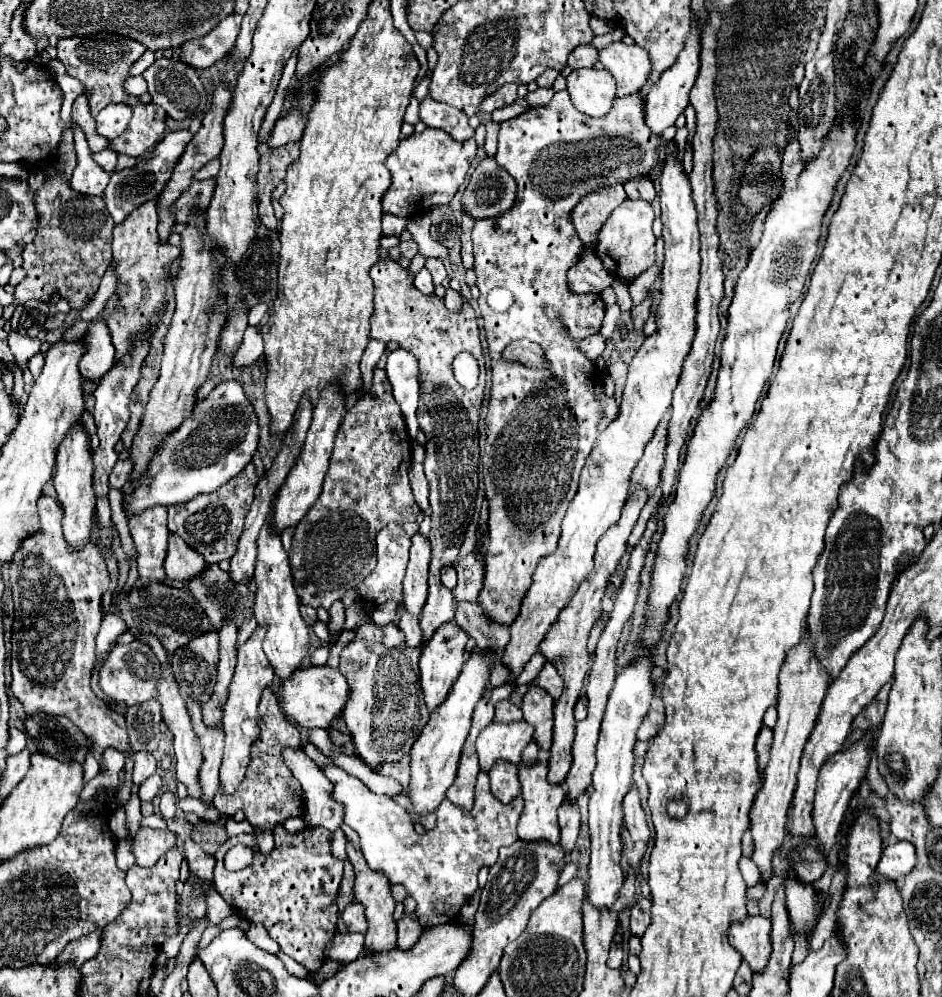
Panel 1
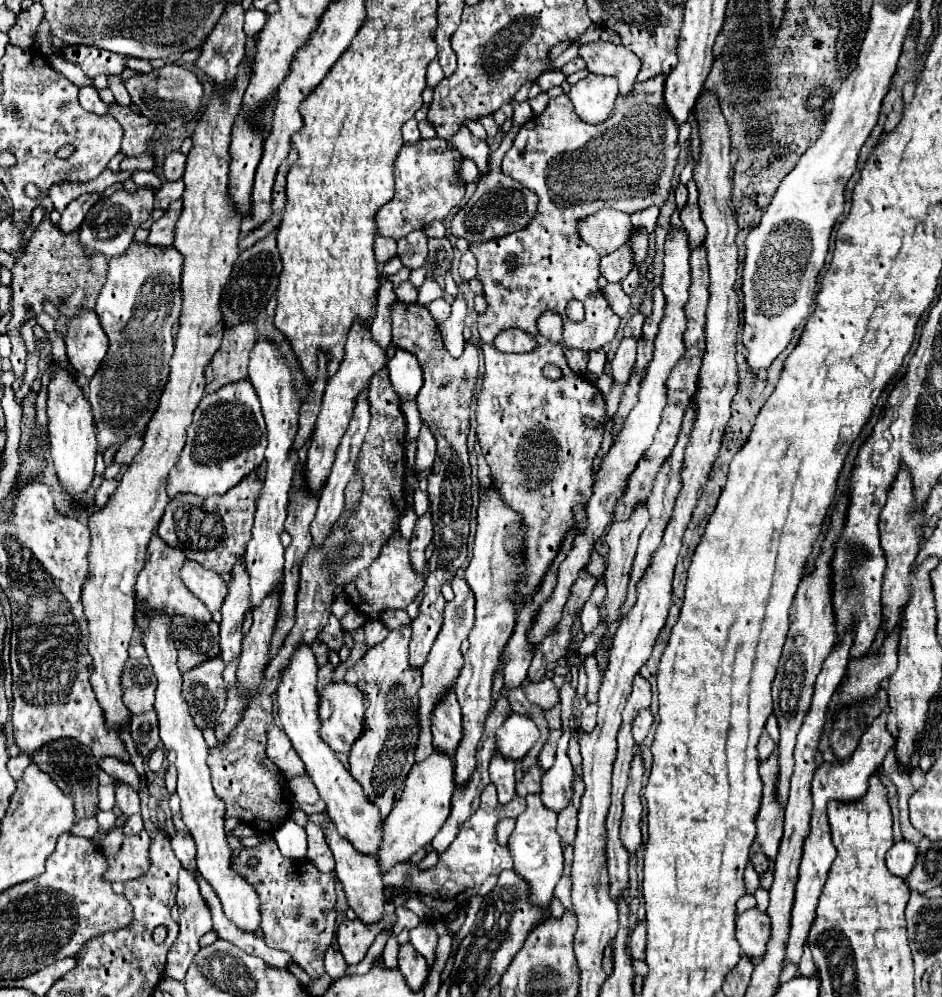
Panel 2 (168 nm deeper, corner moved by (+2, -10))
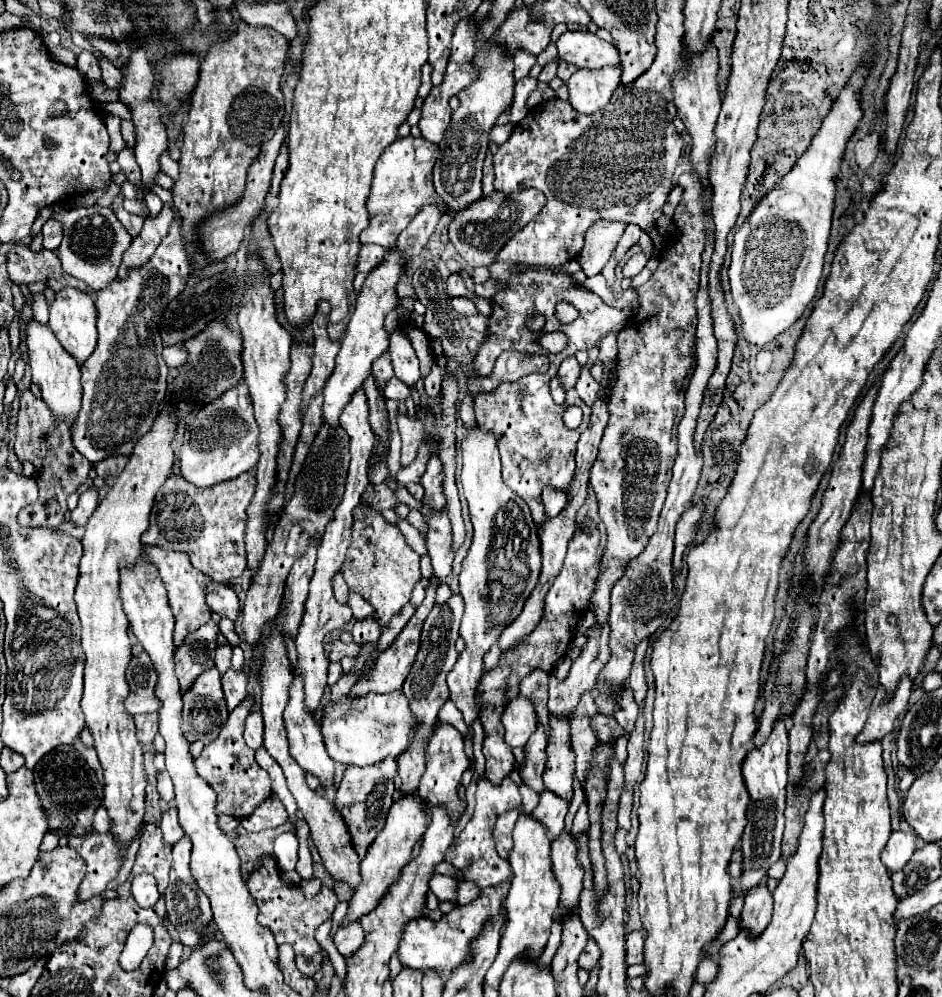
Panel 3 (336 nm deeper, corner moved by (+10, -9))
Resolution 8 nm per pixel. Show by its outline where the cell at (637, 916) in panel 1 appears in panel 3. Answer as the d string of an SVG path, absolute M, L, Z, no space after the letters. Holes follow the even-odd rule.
M632 931L630 935L626 935L626 963L644 963L644 937L640 931Z

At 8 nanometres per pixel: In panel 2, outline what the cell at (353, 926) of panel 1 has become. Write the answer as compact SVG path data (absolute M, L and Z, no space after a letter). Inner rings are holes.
M344 920L338 928L338 946L348 964L358 964L372 946L380 926L364 926L360 920Z

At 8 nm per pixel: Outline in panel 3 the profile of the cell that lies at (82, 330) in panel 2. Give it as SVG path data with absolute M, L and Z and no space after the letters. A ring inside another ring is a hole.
M60 289L60 293L56 293L56 299L50 305L50 321L48 327L54 331L54 335L58 337L58 341L62 343L62 347L76 357L76 361L82 365L92 351L96 349L96 305L92 301L90 293L84 293L80 289Z

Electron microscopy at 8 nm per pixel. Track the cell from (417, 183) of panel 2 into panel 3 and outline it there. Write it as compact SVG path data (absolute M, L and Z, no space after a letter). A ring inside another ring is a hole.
M422 137L396 139L380 155L374 169L374 183L368 197L368 219L370 225L360 233L362 243L374 243L380 247L396 247L396 237L408 227L412 217L422 209L424 203L440 201L432 185L432 167L438 157L438 147Z

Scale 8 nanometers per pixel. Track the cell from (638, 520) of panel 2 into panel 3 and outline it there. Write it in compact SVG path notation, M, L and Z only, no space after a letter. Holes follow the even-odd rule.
M608 623L602 627L594 625L590 631L588 631L588 643L582 647L582 655L572 663L572 669L570 669L570 675L564 683L558 683L558 680L550 675L549 679L549 699L548 710L554 717L562 717L562 719L570 719L572 711L578 707L578 701L582 697L582 693L594 689L596 685L596 677L600 673L600 669L604 669L604 665L608 663L608 657L610 657L610 649L608 649Z

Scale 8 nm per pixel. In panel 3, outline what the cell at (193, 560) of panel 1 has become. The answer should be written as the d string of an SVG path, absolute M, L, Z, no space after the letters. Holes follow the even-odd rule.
M216 585L208 591L208 605L214 613L222 615L222 617L228 617L232 621L236 621L238 613L240 613L240 601L236 597L236 593L228 587L228 585Z

